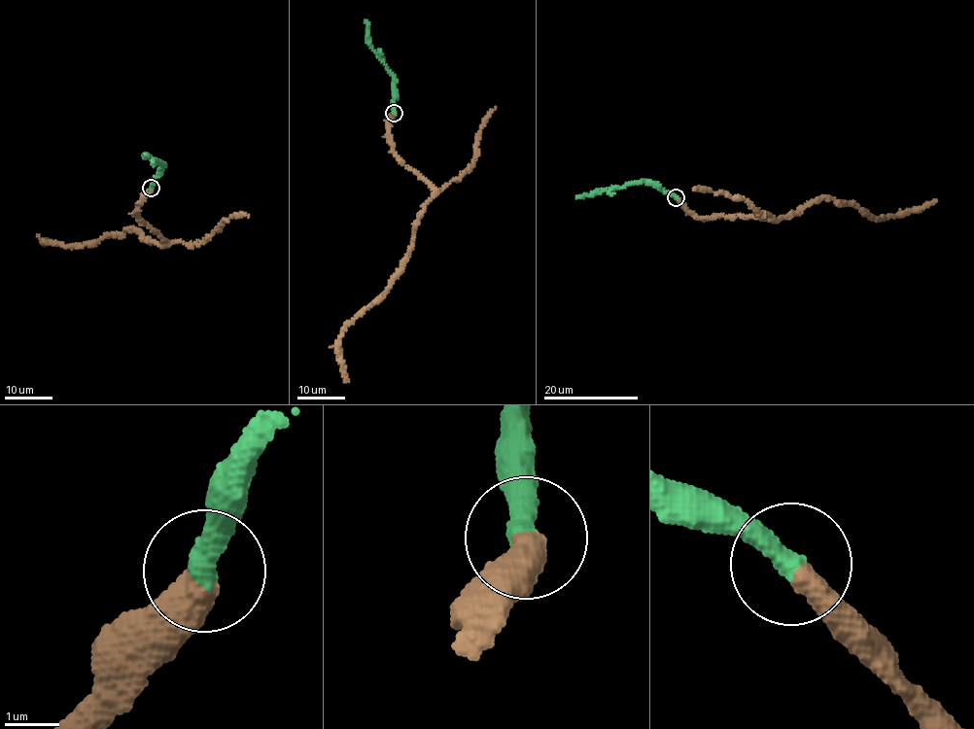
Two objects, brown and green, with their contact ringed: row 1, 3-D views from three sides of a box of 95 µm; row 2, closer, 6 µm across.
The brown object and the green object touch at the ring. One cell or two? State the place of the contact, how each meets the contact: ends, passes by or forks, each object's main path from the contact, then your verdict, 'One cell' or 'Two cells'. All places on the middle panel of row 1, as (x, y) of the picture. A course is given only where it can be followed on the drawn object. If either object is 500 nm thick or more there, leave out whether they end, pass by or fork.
Place: (394, 113). Course of brown: (394, 112), (388, 123), (394, 154), (433, 197), (401, 273), (346, 328), (340, 362), (348, 381). Course of green: (394, 112), (394, 76), (371, 47), (365, 20). One cell

